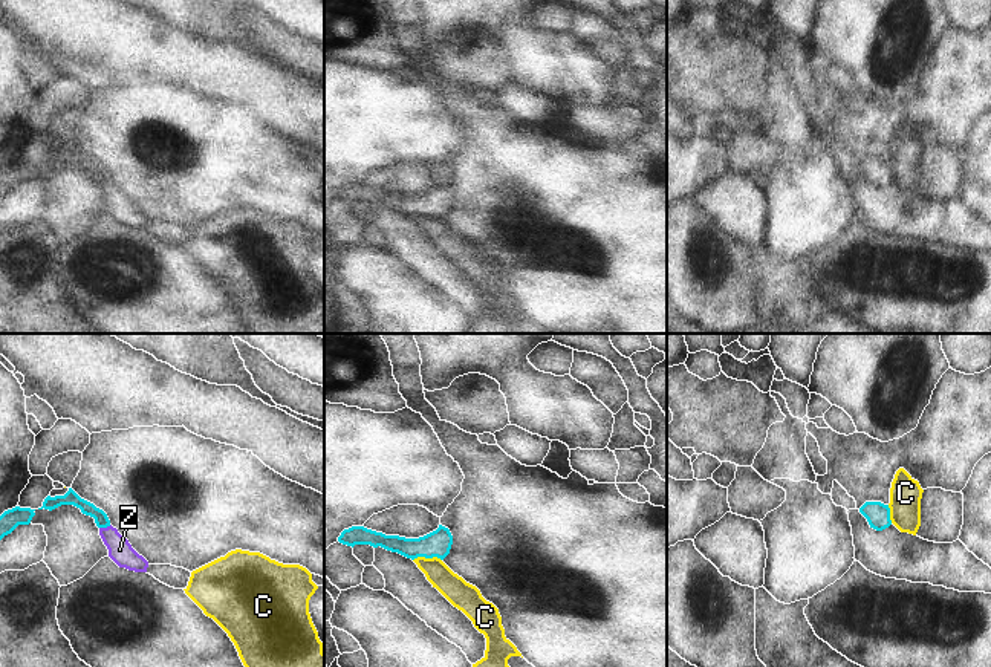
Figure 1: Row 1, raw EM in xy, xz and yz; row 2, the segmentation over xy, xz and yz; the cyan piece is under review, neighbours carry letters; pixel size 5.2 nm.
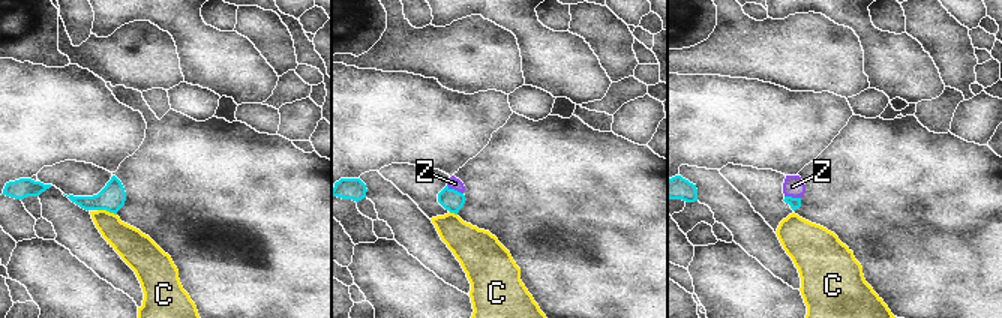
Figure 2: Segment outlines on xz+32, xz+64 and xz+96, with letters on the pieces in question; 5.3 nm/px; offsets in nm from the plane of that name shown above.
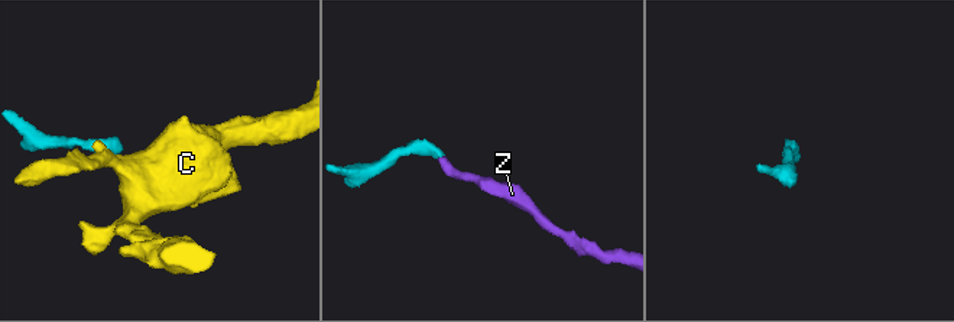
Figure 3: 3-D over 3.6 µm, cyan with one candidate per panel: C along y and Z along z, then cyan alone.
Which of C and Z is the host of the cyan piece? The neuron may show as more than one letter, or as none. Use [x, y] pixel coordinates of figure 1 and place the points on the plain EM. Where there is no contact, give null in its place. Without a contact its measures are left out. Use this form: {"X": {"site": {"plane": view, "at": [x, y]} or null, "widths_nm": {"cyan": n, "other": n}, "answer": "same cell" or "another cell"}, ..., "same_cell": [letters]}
{"C": {"site": {"plane": "xz", "at": [427, 214]}, "widths_nm": {"cyan": 140, "other": 140}, "answer": "another cell"}, "Z": {"site": {"plane": "xy", "at": [104, 184]}, "widths_nm": {"cyan": 80, "other": 120}, "answer": "same cell"}, "same_cell": ["Z"]}

